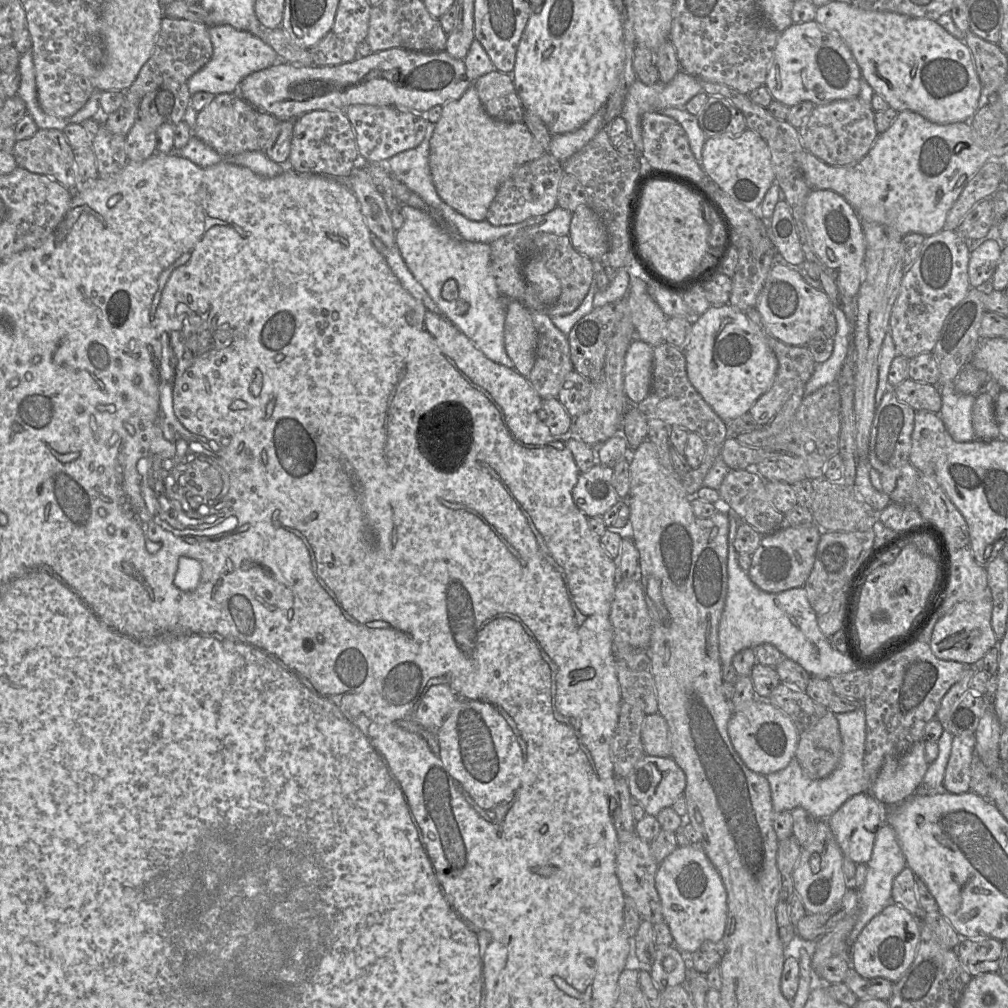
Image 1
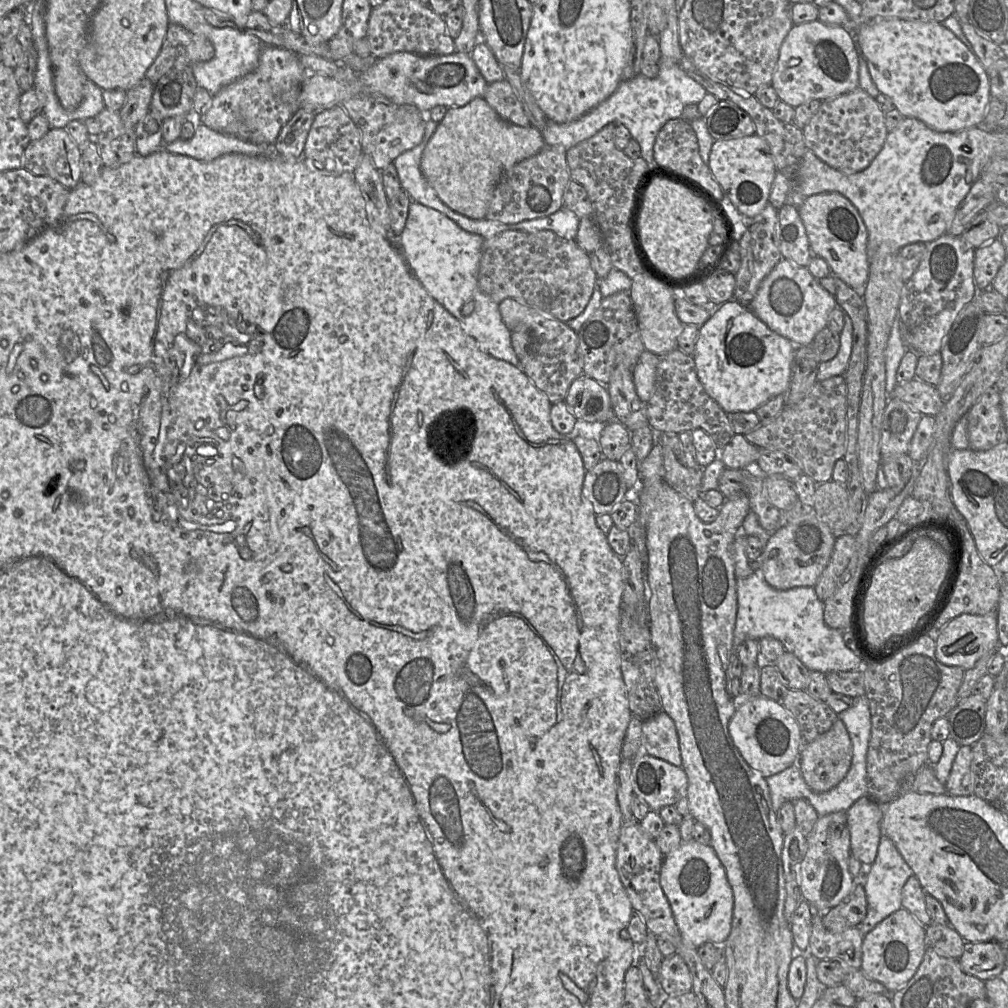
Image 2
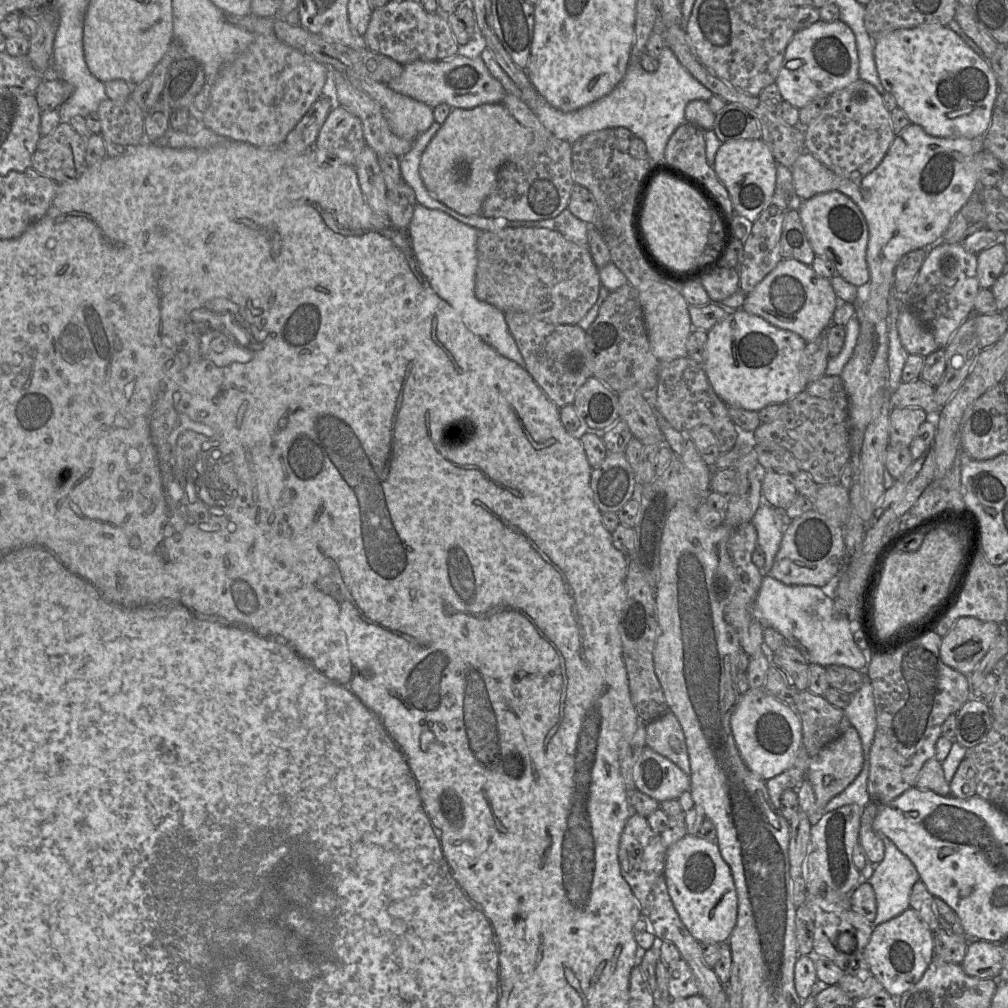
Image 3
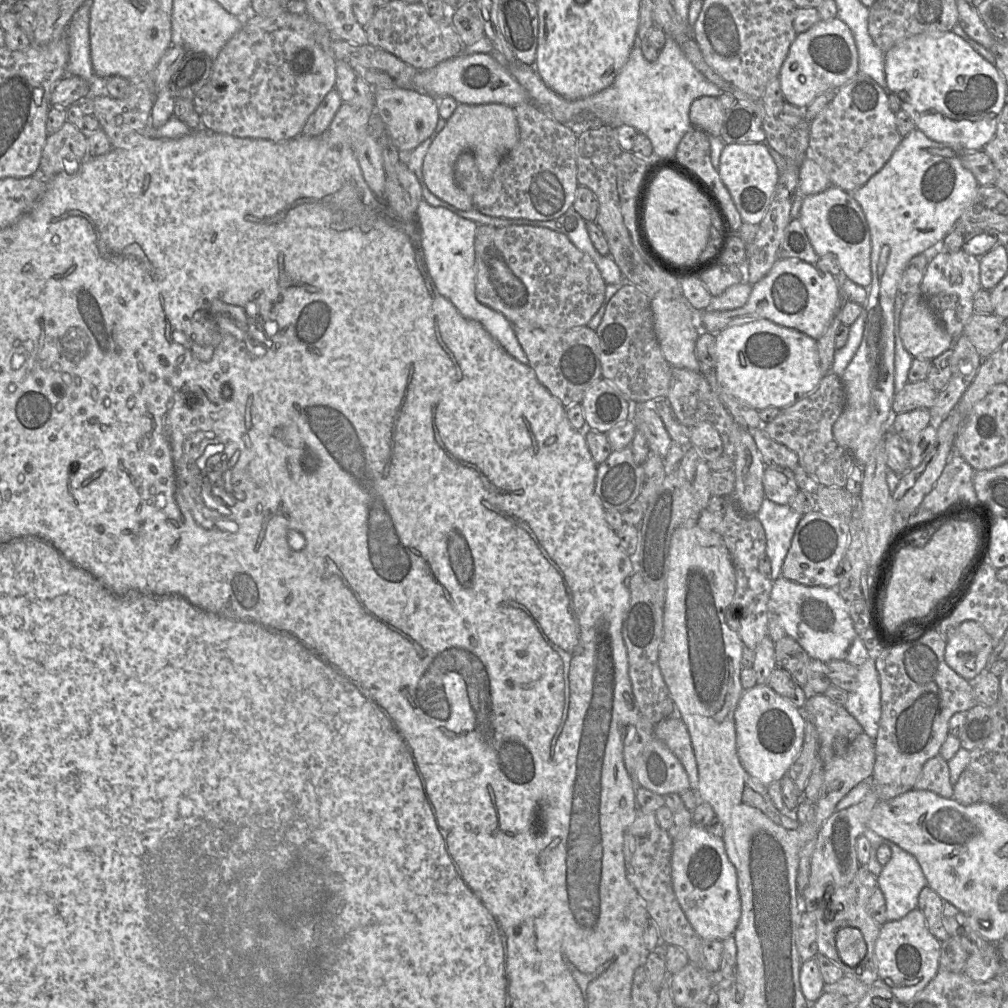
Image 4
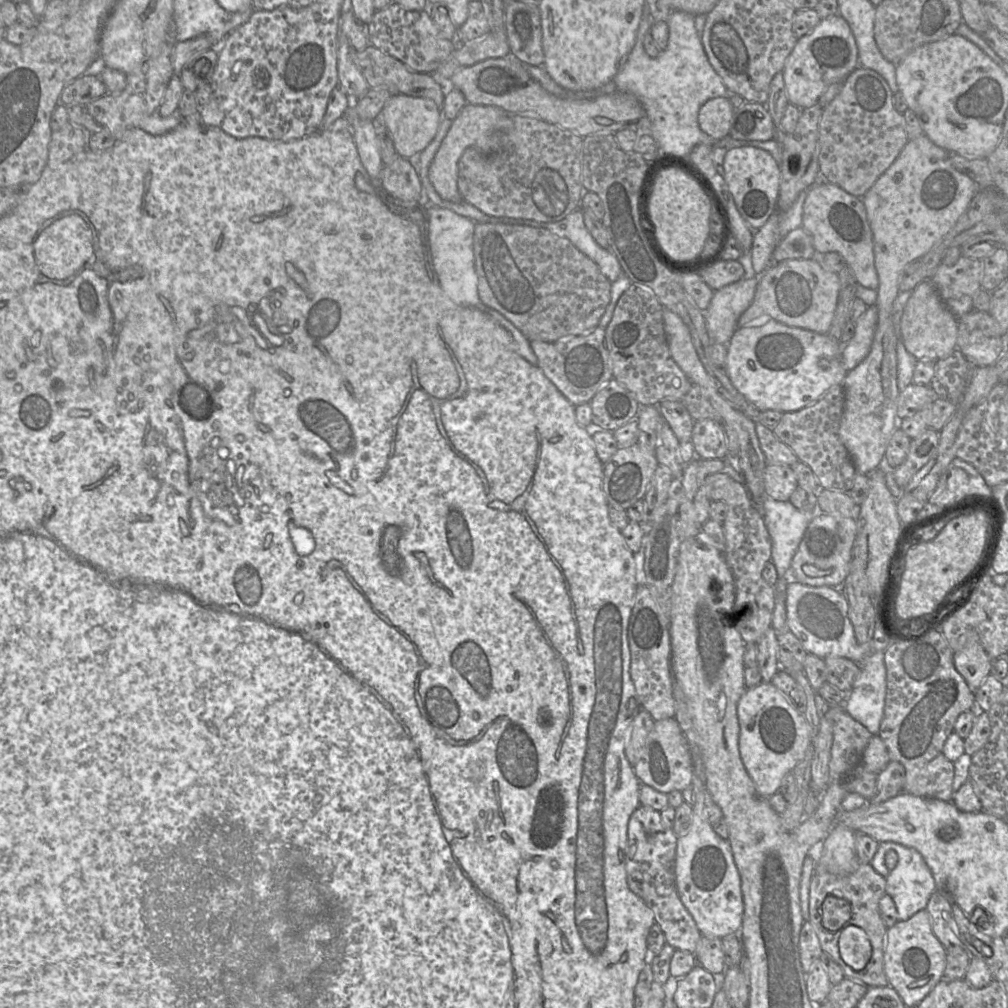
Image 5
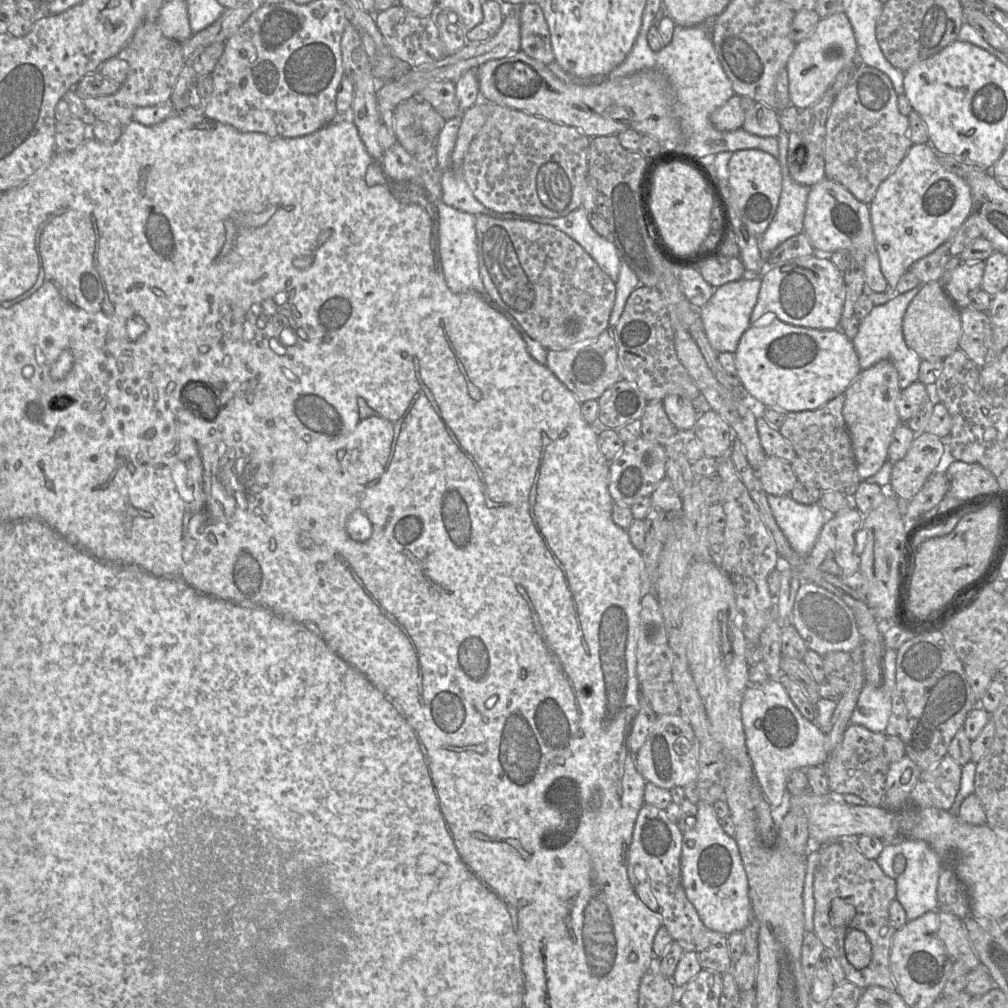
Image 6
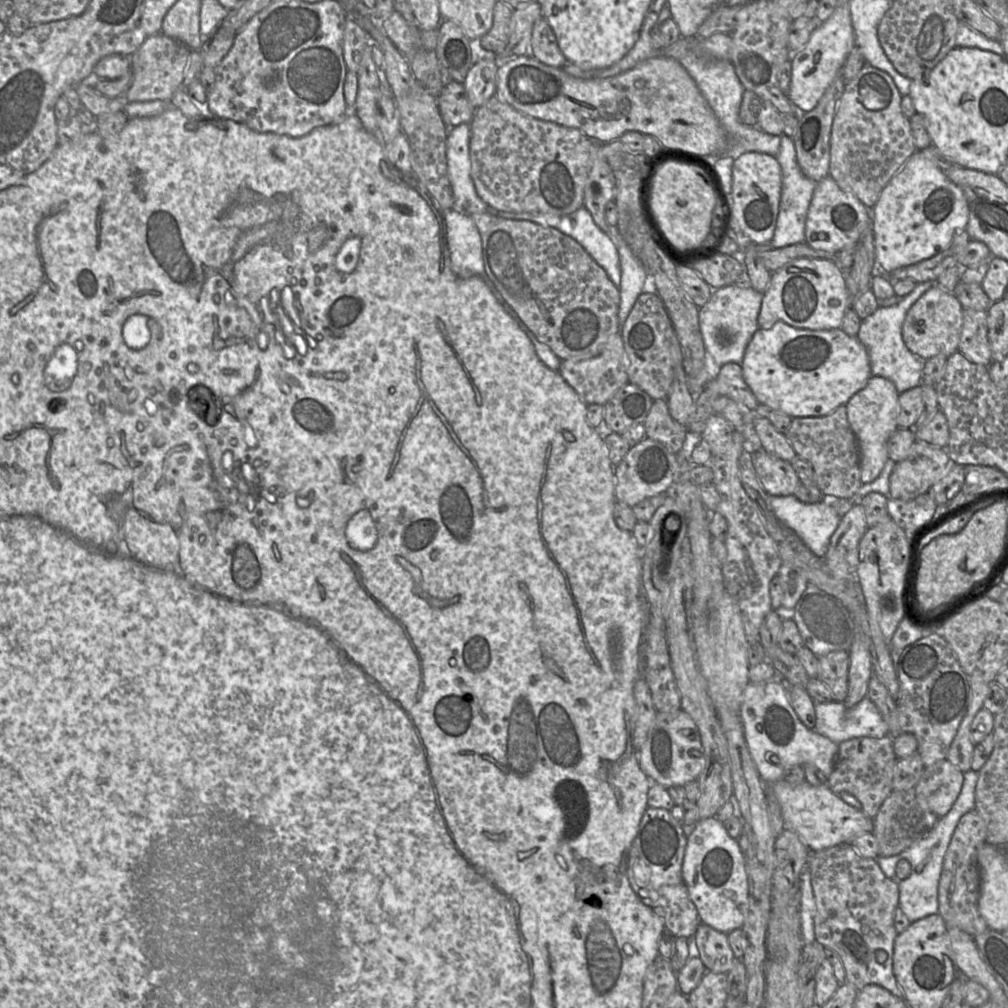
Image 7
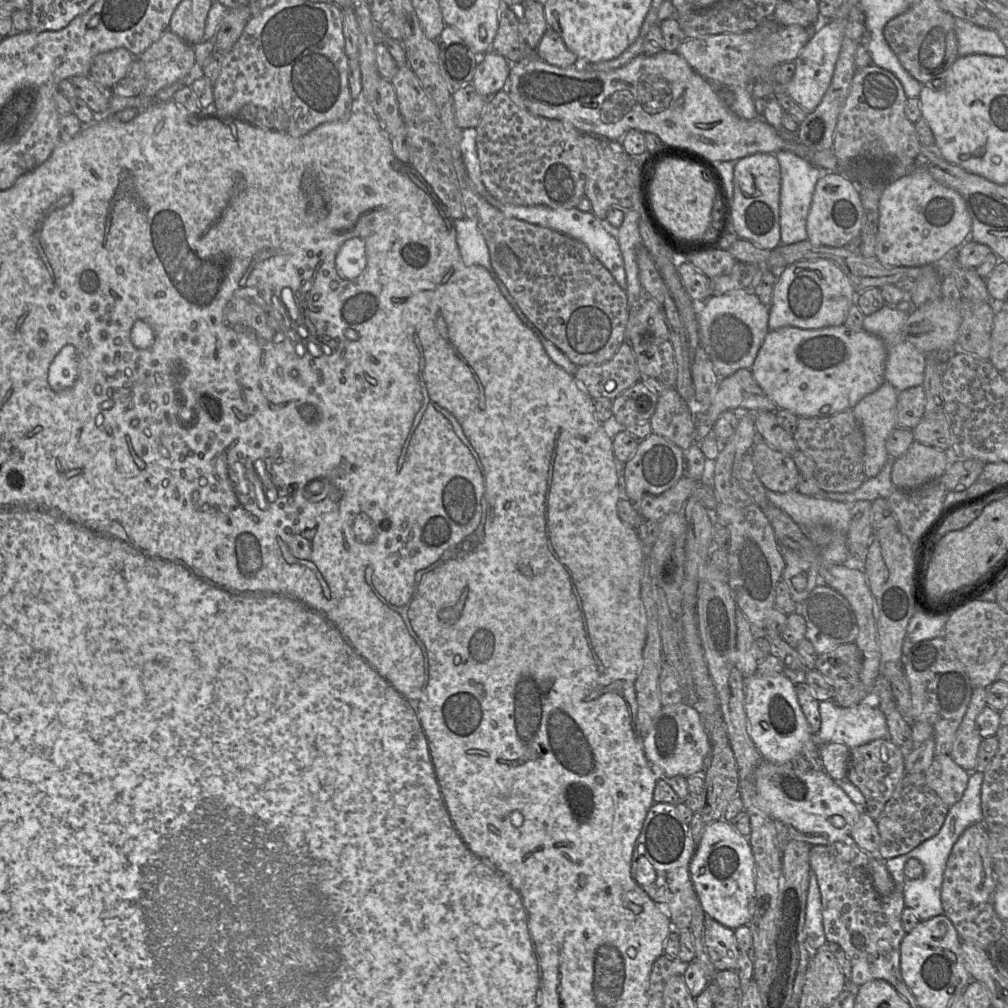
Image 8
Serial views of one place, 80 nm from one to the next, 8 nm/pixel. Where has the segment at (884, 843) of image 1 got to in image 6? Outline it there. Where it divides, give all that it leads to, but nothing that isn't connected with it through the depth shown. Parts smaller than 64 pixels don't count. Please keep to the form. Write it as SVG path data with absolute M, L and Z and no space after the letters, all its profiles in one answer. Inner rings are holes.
M906 839L886 843L900 843L900 845L896 845L896 849L898 849L898 853L901 853L906 859L905 870L895 878L895 899L903 907L907 920L912 921L926 912L937 910L937 887L941 872L942 859L928 845L928 843L923 840Z

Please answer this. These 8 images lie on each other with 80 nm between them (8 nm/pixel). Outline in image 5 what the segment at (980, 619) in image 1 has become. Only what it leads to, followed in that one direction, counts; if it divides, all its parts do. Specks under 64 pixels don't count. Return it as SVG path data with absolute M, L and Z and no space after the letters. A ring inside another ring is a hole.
M975 630L967 632L967 642L960 651L954 652L953 661L955 668L973 691L991 674L993 660L986 653Z

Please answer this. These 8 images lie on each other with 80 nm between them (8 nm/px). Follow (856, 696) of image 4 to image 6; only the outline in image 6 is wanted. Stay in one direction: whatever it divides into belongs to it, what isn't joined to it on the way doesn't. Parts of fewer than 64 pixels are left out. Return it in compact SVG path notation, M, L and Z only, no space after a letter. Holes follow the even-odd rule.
M884 649L882 683L879 686L865 683L851 714L851 724L861 725L872 732L885 732L891 714L895 688L896 658L896 649Z

